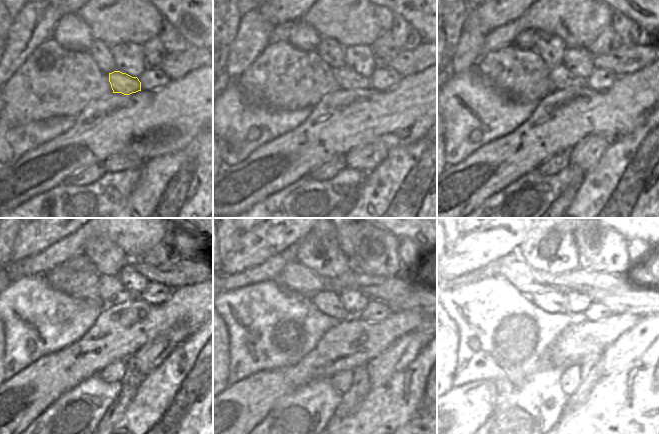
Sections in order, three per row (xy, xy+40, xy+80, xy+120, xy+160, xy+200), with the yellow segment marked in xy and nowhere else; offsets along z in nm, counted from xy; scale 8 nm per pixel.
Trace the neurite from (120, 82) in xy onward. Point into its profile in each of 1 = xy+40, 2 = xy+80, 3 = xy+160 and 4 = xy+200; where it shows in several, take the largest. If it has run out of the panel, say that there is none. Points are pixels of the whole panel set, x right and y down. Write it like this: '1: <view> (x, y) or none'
1: xy+40 (347, 79)
2: xy+80 (561, 78)
3: xy+160 (328, 303)
4: xy+200 (552, 302)

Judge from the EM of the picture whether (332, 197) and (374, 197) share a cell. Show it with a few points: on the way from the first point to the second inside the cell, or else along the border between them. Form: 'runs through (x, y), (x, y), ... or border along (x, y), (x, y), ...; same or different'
border along (365, 176), (365, 181), (350, 207); different

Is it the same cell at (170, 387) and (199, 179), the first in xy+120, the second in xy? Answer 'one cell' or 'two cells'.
one cell

